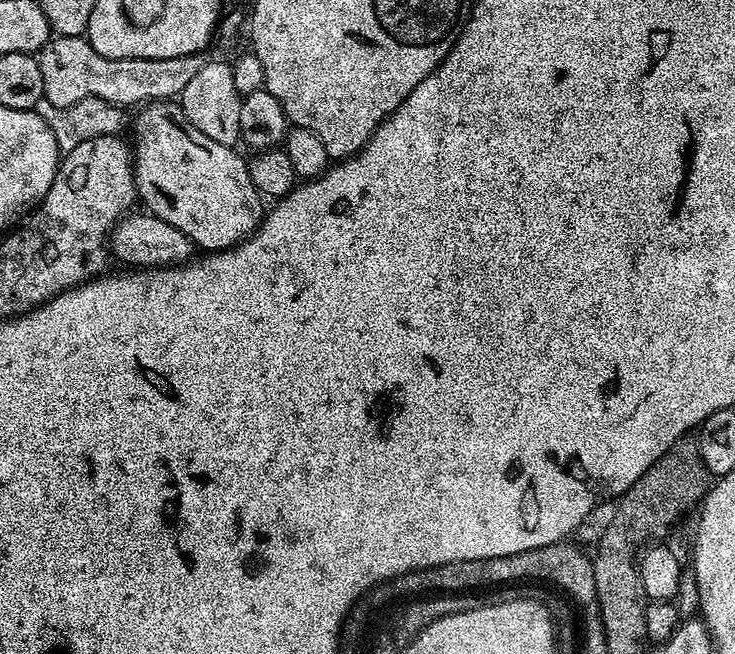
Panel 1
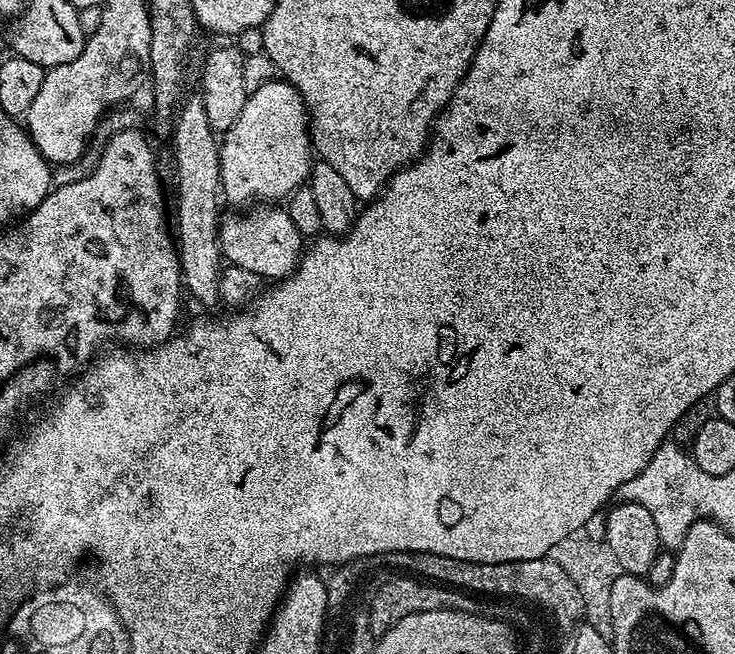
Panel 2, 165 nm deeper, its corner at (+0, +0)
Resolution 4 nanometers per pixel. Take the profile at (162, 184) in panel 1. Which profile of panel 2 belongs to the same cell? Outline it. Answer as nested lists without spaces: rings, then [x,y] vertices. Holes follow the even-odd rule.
[[[252,206],[245,216],[225,215],[220,222],[220,250],[229,265],[253,271],[268,282],[279,282],[296,269],[306,247],[288,210],[280,206]]]

